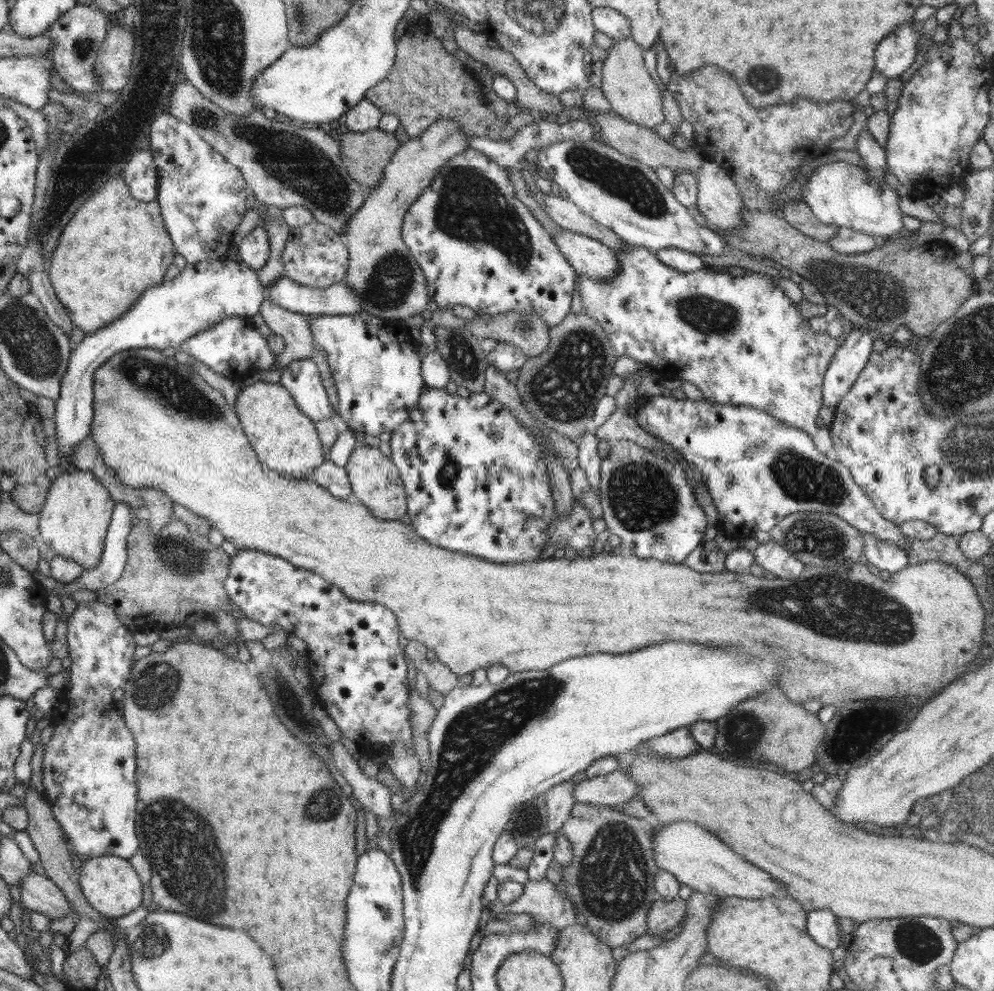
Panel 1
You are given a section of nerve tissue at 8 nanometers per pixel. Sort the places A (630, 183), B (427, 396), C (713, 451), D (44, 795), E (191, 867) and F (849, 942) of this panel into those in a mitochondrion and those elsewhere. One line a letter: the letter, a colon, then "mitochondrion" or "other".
A: mitochondrion
B: other
C: other
D: other
E: mitochondrion
F: other

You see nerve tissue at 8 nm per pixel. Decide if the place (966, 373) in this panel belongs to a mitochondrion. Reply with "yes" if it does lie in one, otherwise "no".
yes

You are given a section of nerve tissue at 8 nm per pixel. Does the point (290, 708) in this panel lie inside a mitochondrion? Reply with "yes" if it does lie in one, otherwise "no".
yes

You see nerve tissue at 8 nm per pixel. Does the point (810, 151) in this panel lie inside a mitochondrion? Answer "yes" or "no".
no

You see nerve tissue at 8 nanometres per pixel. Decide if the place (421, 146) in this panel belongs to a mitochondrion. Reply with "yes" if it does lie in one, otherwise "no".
no

